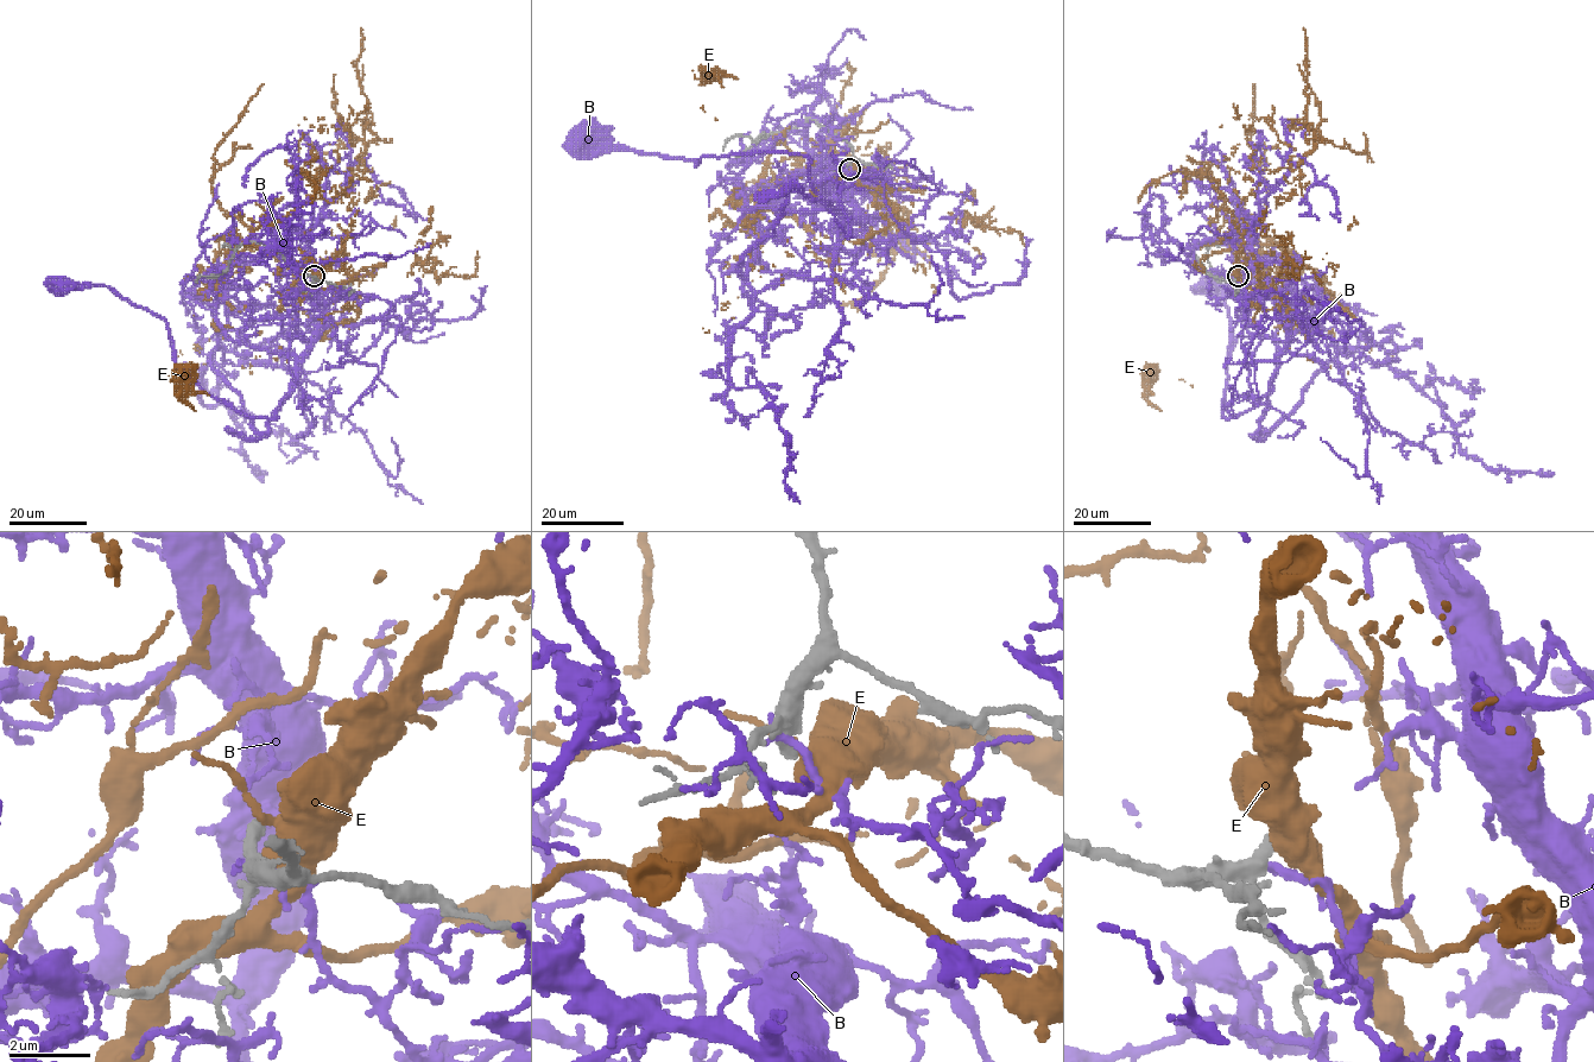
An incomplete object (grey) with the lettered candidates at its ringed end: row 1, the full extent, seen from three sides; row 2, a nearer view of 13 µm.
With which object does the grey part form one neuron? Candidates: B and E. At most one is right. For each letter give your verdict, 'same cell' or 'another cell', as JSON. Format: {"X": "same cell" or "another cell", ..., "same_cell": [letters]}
{"B": "another cell", "E": "another cell", "same_cell": []}

